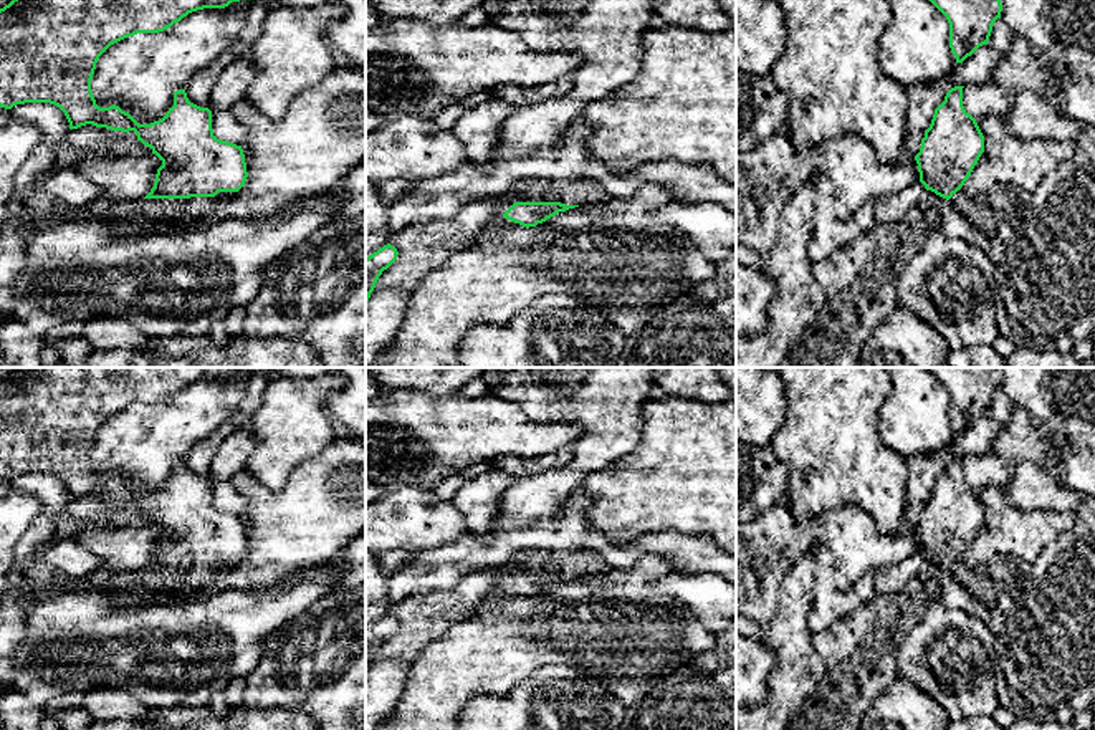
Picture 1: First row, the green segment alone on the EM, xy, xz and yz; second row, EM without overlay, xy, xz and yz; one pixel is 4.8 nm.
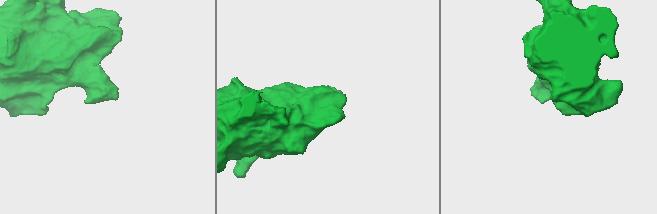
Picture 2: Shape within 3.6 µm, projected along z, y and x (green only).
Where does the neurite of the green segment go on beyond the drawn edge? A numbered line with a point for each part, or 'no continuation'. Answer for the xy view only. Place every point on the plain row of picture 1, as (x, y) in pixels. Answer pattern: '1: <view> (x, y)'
1: xy (181, 583)

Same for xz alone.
1: xz (581, 563)

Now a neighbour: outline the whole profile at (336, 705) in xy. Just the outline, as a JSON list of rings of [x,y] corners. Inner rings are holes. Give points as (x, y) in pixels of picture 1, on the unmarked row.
[[[366,584],[329,593],[304,614],[278,627],[268,637],[260,664],[246,677],[243,704],[303,710],[319,730],[366,730]]]

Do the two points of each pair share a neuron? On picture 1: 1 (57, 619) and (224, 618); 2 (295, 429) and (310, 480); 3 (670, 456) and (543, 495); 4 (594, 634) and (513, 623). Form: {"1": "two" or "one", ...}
{"1": "one", "2": "two", "3": "two", "4": "one"}

